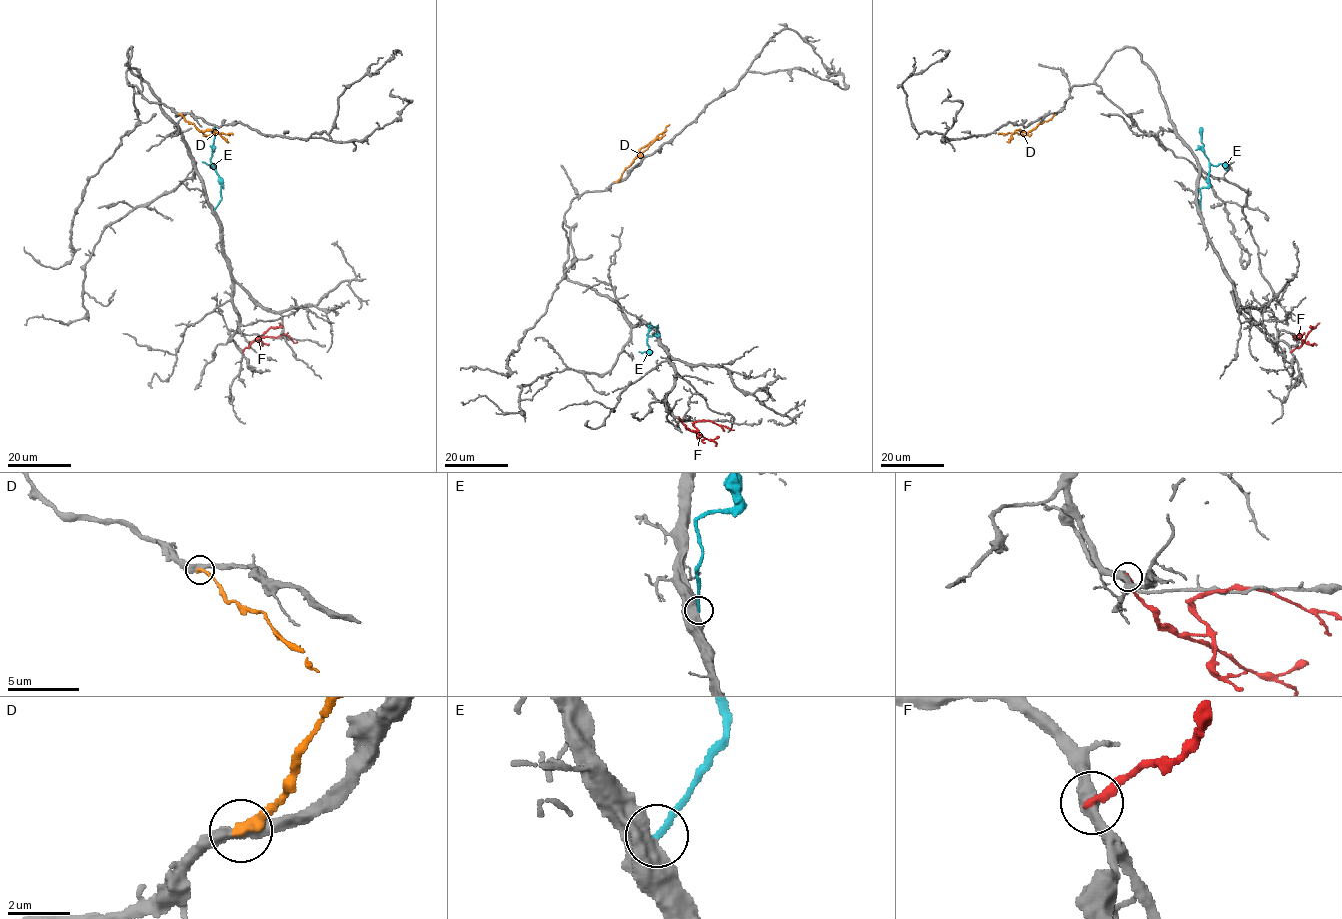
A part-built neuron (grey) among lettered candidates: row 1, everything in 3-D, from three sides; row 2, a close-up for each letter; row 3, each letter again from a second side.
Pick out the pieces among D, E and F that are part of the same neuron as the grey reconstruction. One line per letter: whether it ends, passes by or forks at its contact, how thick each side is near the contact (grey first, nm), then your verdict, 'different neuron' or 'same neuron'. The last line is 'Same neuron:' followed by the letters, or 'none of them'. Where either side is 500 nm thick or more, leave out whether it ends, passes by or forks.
D: it ends | 380/280 nm | different neuron
E: 550/200 nm | different neuron
F: it ends | 480/240 nm | different neuron
Same neuron: none of them

